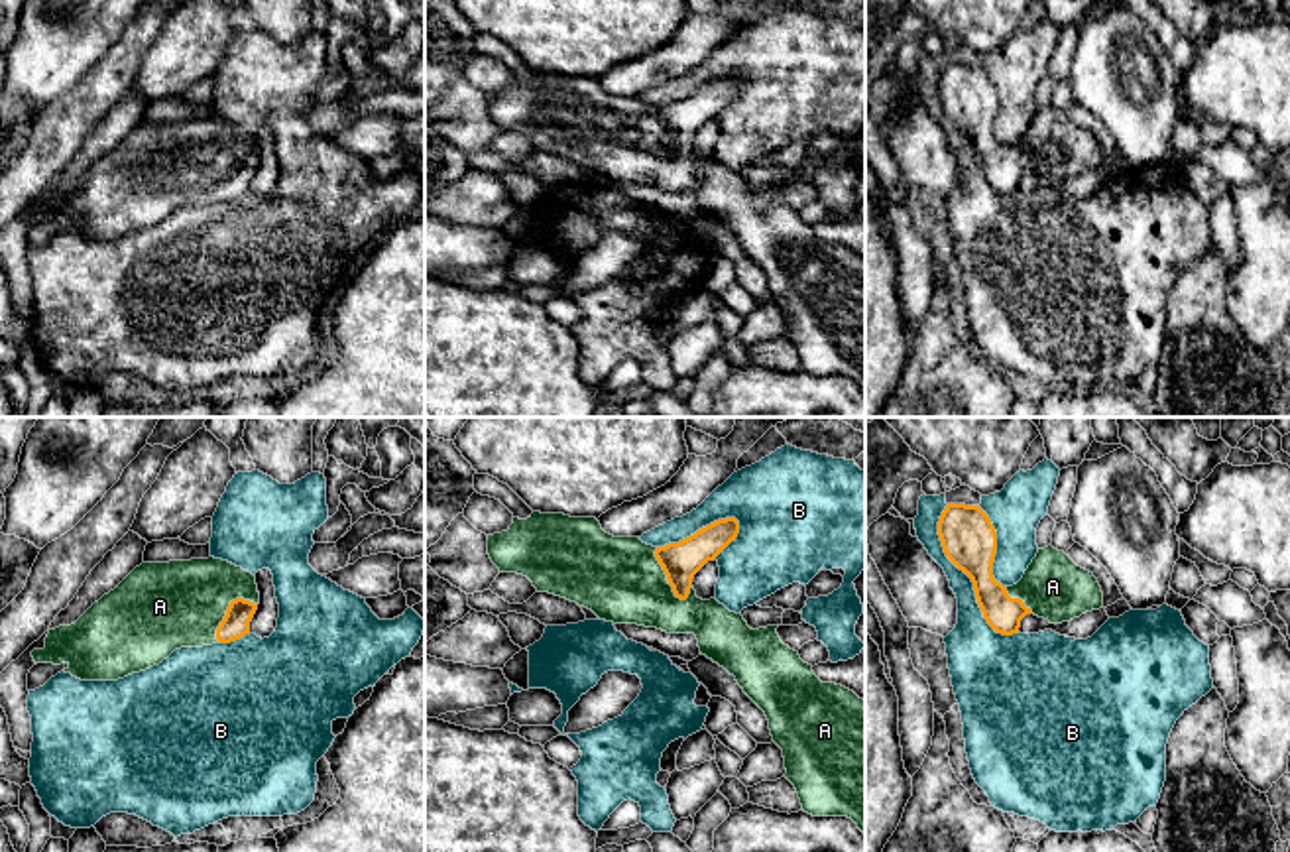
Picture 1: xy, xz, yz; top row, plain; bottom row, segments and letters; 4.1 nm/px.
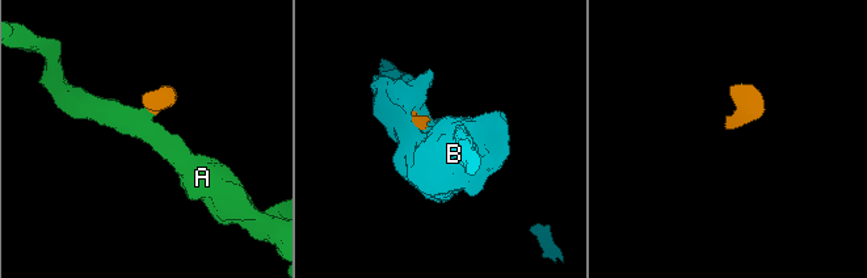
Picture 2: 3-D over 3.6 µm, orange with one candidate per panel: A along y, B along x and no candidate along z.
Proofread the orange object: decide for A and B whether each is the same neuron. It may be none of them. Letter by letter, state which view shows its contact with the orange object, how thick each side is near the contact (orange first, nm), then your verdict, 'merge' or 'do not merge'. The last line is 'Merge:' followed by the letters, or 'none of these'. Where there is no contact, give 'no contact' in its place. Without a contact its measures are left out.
A: xz | 160/340 nm | merge
B: yz | 220/170 nm | do not merge
Merge: A

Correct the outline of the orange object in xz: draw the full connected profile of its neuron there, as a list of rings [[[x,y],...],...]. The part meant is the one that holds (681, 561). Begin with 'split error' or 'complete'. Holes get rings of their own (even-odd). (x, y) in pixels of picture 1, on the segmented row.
split error; [[[533,512],[527,519],[513,517],[507,531],[488,535],[488,555],[499,573],[523,575],[537,592],[576,602],[600,620],[694,634],[700,653],[733,675],[765,712],[773,742],[783,750],[785,777],[794,785],[802,811],[848,817],[865,834],[865,700],[842,685],[822,683],[812,665],[781,641],[779,626],[751,630],[741,614],[730,612],[716,596],[696,596],[694,575],[737,533],[739,521],[726,517],[678,543],[653,547],[639,537],[606,533],[596,517]]]

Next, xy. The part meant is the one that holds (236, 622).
split error; [[[222,559],[142,563],[75,624],[49,630],[35,663],[67,663],[81,681],[118,681],[175,649],[230,643],[250,634],[256,577]]]

